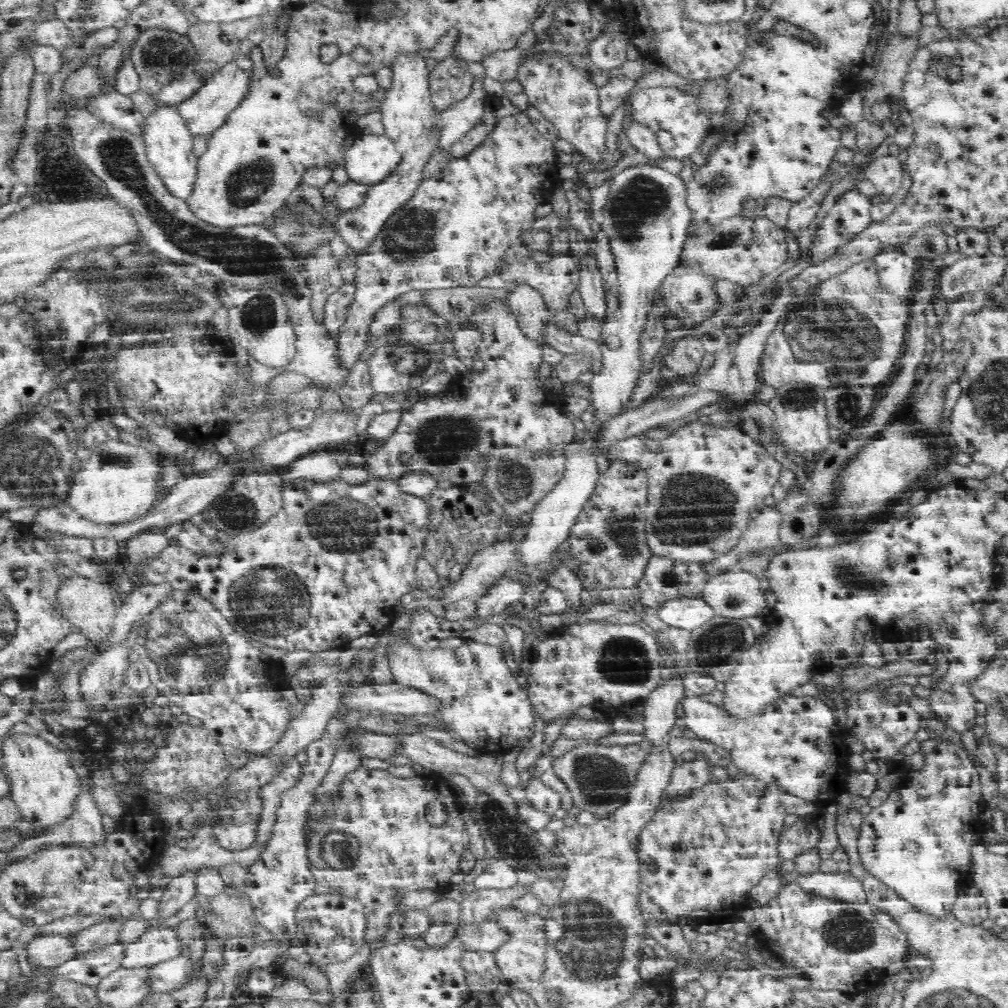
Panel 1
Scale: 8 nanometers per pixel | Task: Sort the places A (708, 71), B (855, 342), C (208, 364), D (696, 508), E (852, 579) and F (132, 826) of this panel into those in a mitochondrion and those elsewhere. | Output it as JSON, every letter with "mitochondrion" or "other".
{"A":"other","B":"mitochondrion","C":"other","D":"mitochondrion","E":"mitochondrion","F":"other"}

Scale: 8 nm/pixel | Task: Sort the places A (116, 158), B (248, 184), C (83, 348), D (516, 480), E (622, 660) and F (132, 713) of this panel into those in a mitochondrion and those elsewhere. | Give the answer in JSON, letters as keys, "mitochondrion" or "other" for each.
{"A":"mitochondrion","B":"mitochondrion","C":"other","D":"mitochondrion","E":"mitochondrion","F":"other"}

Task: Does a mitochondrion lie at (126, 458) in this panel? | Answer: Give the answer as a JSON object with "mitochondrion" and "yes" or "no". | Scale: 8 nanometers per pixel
{"mitochondrion":"yes"}

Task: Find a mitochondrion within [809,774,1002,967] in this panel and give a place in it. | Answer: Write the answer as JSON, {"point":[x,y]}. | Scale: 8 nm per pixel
{"point":[848,931]}

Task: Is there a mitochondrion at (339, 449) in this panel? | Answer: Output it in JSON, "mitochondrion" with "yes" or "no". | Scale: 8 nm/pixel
{"mitochondrion":"no"}

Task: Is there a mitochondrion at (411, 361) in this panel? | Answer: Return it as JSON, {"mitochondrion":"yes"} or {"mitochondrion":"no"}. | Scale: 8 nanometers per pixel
{"mitochondrion":"yes"}

